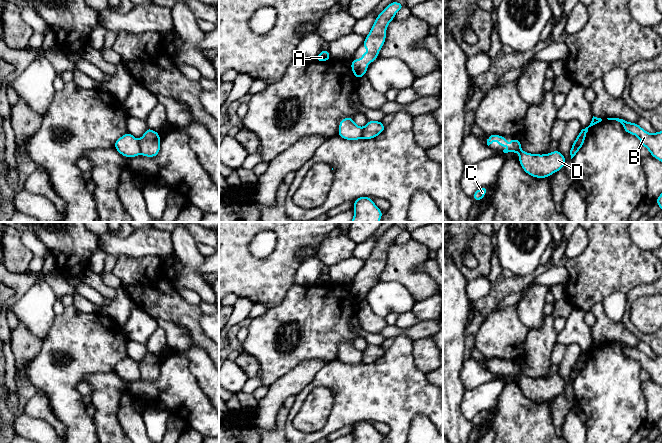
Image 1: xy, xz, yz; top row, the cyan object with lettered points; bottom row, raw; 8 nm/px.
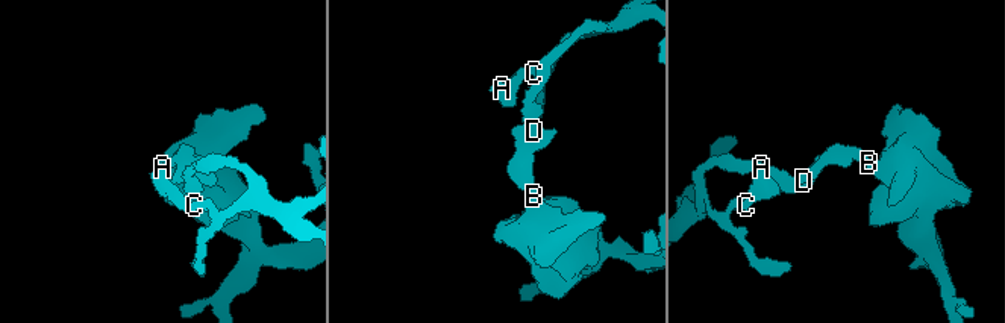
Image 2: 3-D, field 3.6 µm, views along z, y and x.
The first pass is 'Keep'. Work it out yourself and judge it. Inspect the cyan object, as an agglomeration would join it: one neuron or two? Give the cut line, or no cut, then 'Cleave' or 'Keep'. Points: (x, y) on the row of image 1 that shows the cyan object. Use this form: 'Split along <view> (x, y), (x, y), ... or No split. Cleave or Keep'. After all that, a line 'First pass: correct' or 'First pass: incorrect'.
Split along xy (138, 141), (141, 153). Cleave
First pass: incorrect

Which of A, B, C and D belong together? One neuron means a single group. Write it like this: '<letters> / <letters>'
A C D / B

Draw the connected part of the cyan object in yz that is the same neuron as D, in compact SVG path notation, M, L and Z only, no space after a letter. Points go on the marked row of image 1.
M511 139L510 147L503 150L504 153L516 152L519 154L519 163L522 169L532 177L548 178L553 173L561 170L566 159L559 150L549 154L530 154L521 150L521 141Z

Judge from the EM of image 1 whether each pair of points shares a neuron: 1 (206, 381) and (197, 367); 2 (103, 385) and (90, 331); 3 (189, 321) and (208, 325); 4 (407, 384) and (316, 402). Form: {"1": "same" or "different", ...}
{"1": "same", "2": "different", "3": "different", "4": "different"}

